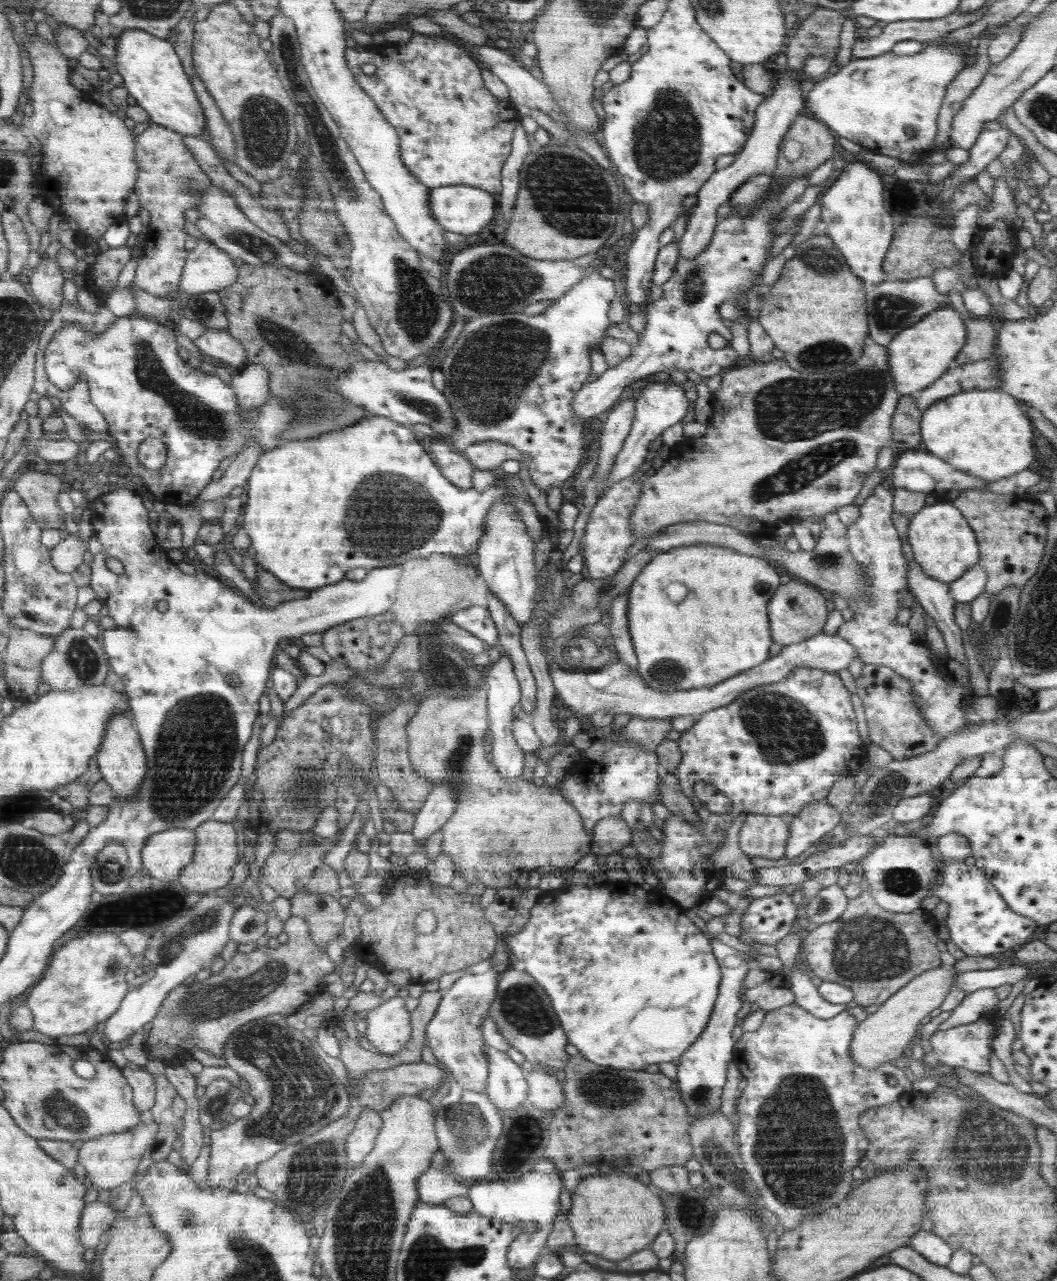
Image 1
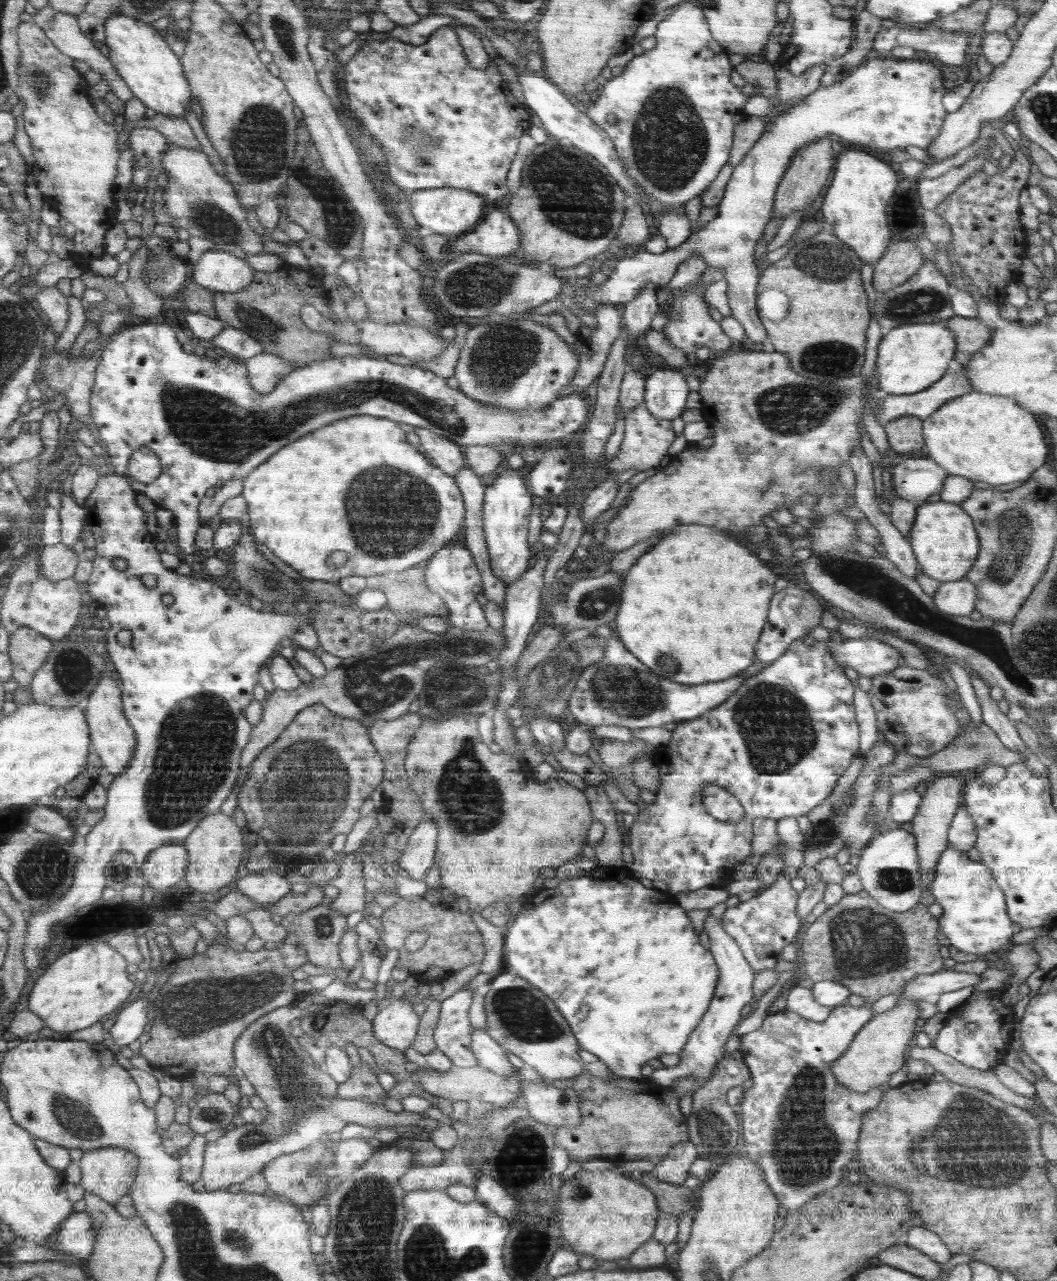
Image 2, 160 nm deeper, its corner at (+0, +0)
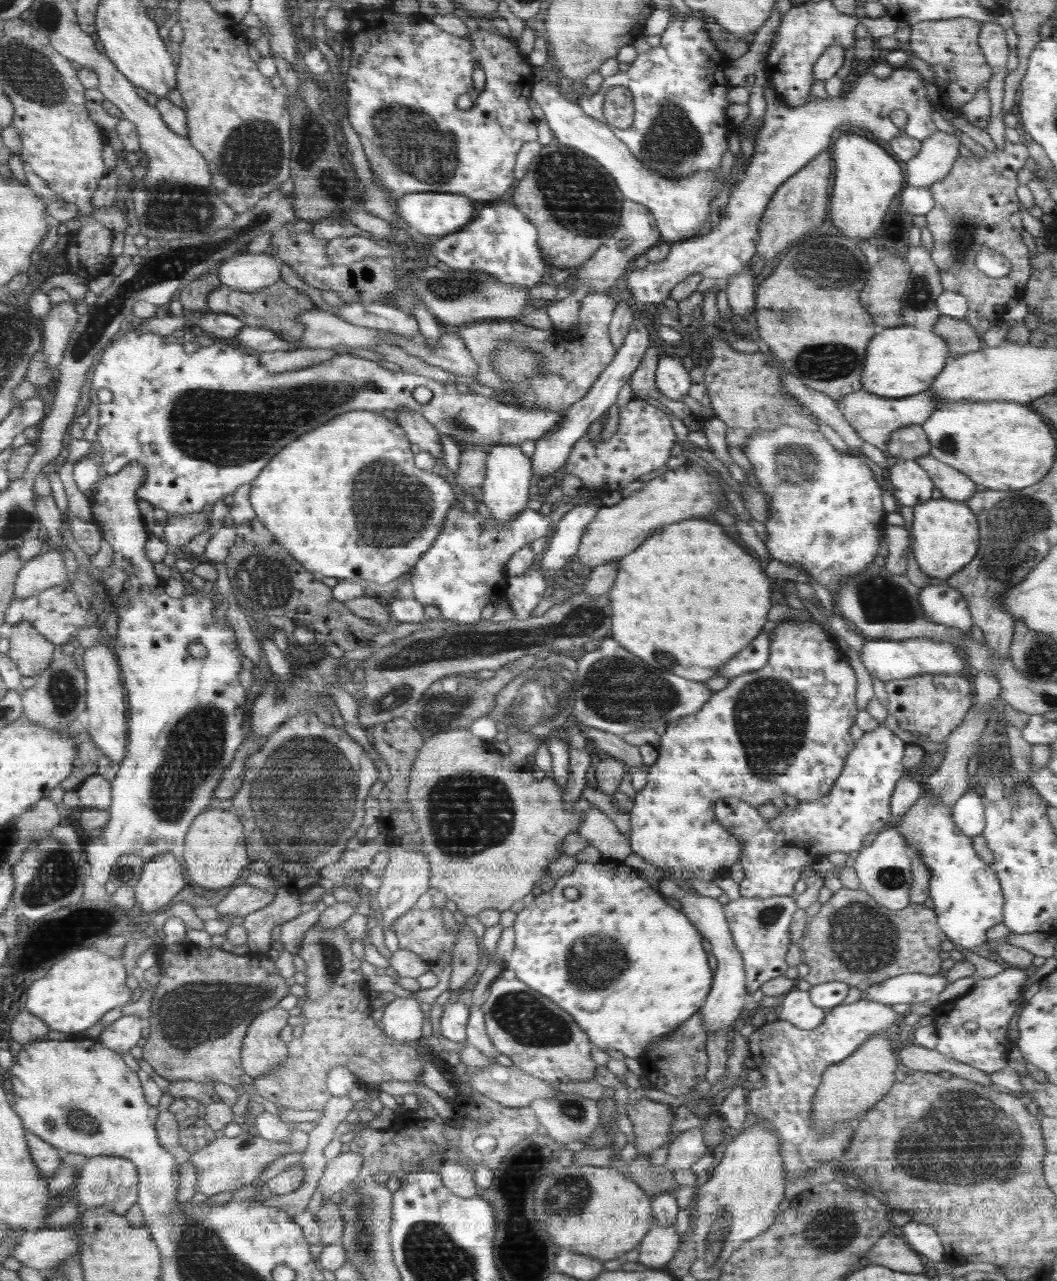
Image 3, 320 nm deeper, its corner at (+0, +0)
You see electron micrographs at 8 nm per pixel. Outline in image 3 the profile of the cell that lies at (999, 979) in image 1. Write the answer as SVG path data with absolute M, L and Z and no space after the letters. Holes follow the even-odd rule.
M942 971L934 975L908 973L863 990L860 1001L877 1001L890 1007L896 1004L916 1004L937 996L948 984Z

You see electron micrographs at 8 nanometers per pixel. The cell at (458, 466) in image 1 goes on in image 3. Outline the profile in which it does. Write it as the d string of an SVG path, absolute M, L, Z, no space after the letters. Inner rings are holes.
M396 411L397 421L405 427L406 434L415 444L418 451L432 454L438 462L442 462L443 454L439 432L420 413L414 411Z

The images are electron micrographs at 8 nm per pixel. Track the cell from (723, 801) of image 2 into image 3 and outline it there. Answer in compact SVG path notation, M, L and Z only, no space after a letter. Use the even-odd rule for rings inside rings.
M879 725L872 732L859 734L857 748L849 754L841 777L831 793L814 802L799 802L796 808L779 810L776 818L766 820L757 807L735 797L723 797L716 804L721 825L740 838L745 848L740 863L745 877L739 883L744 898L793 896L801 871L831 853L849 854L862 846L864 836L880 832L890 820L890 796L902 778L902 754L906 744Z

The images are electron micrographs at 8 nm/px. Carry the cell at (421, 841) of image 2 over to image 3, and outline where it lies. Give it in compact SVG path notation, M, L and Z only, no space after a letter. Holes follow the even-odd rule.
M398 842L392 844L389 849L389 863L384 870L381 887L373 893L380 904L379 917L382 919L384 928L393 930L393 924L403 914L416 908L418 898L424 892L430 891L430 860L422 853L422 850L405 851Z

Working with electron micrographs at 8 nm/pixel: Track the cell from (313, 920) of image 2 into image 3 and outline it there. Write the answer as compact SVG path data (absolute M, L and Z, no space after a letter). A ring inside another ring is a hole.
M316 922L304 935L297 955L301 956L306 964L306 983L303 984L306 988L306 1002L301 1007L302 1012L299 1015L305 1020L302 1026L303 1033L289 1042L289 1056L284 1064L274 1069L273 1072L254 1079L253 1085L257 1093L281 1108L322 1111L331 1097L328 1092L328 1076L335 1066L347 1068L356 1080L365 1086L380 1088L382 1082L389 1080L414 1082L422 1072L420 1056L415 1048L404 1045L398 1040L395 1041L389 1034L386 1034L382 1021L374 1018L374 1006L371 1006L370 1001L376 994L371 993L362 977L361 962L352 953L351 940L347 932L341 926L321 928Z

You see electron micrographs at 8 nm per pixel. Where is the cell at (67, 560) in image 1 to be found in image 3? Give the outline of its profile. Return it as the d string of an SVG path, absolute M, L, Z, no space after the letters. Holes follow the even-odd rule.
M60 550L48 551L36 555L26 561L26 566L16 581L17 600L24 600L30 596L36 596L50 587L67 584L67 571L64 566L64 556Z

